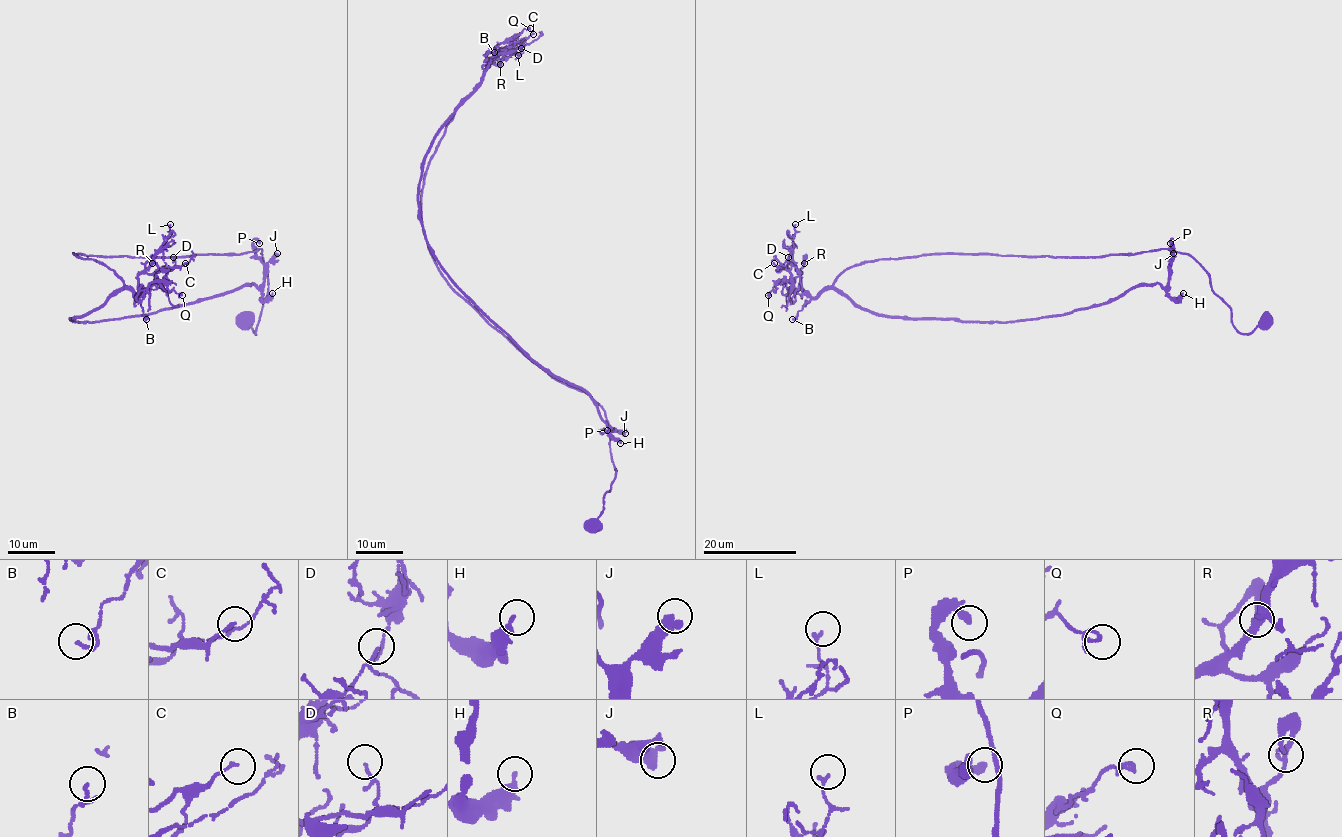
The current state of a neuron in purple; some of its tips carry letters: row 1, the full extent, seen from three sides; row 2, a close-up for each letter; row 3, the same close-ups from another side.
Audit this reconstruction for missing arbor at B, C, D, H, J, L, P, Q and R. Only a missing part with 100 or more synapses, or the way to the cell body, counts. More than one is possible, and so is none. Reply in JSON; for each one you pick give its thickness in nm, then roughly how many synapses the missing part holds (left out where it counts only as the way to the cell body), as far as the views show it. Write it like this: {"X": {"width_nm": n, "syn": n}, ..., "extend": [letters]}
{"extend": []}

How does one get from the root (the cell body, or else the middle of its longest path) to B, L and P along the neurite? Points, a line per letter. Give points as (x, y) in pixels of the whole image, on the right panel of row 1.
B: (1265, 321), (1241, 334), (1210, 274), (1169, 249), (861, 261), (792, 319)
L: (1265, 321), (1241, 334), (1210, 274), (1169, 249), (884, 258), (847, 267), (810, 296), (792, 261), (795, 224)
P: (1265, 321), (1241, 334), (1169, 249), (884, 258), (833, 286), (884, 316), (1023, 321), (1164, 287), (1170, 243)

